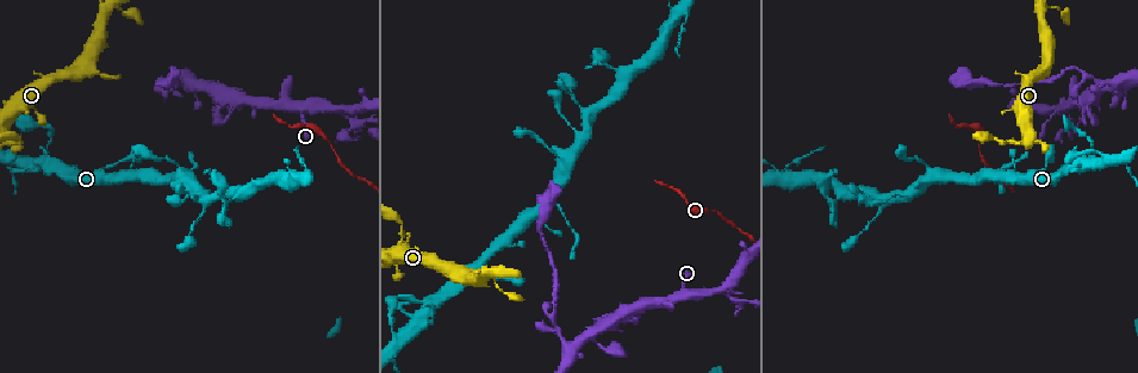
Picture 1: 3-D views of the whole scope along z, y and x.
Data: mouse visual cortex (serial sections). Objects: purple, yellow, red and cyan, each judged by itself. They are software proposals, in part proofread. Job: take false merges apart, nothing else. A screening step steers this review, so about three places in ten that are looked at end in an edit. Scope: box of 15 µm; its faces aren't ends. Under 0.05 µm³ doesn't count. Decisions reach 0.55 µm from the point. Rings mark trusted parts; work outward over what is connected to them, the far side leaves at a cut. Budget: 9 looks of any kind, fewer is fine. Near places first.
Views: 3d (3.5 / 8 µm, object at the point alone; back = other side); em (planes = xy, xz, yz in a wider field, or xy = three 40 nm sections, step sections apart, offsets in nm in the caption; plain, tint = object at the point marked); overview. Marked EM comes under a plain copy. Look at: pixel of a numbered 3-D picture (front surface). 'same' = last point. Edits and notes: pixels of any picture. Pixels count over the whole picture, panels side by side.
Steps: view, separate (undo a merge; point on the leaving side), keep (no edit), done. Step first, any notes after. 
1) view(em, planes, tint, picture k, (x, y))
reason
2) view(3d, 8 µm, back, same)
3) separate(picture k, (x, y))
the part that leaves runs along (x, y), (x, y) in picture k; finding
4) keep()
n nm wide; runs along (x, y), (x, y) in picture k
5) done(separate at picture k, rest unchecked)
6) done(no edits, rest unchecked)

view(3d, 3.5 µm, picture 1, (14, 142))
calibre changes

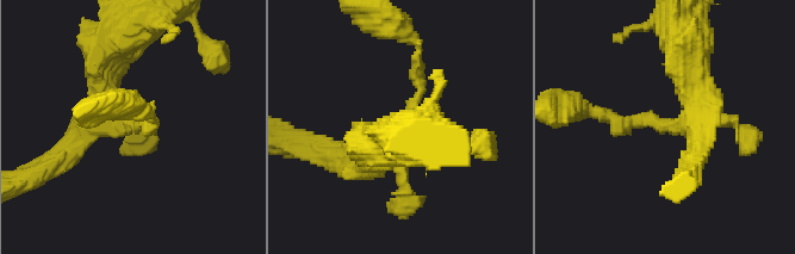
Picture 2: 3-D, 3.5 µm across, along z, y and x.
view(em, planes, tint, picture 2, (676, 126))
need the tissue

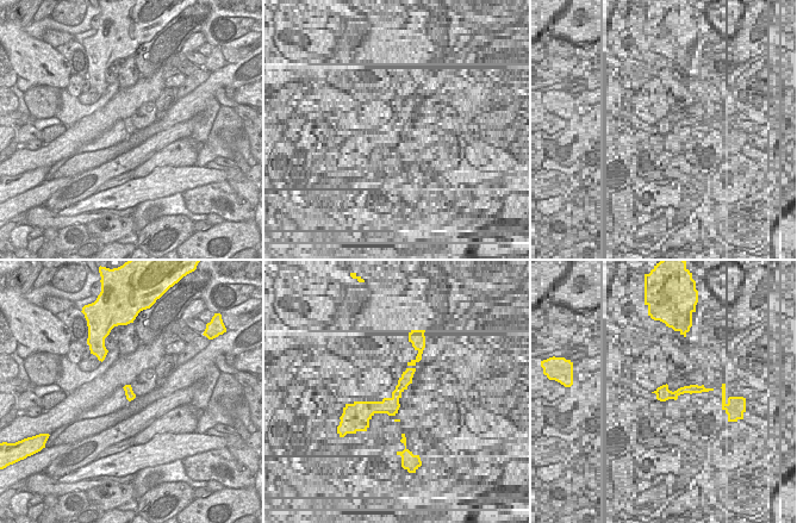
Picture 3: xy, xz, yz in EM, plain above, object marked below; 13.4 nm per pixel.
keep()
130 nm wide; runs along (694, 64), (685, 126), (612, 116) in picture 2; all the same cell

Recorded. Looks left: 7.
view(3d, 3.5 µm, picture 1, (41, 161))
three-way junction

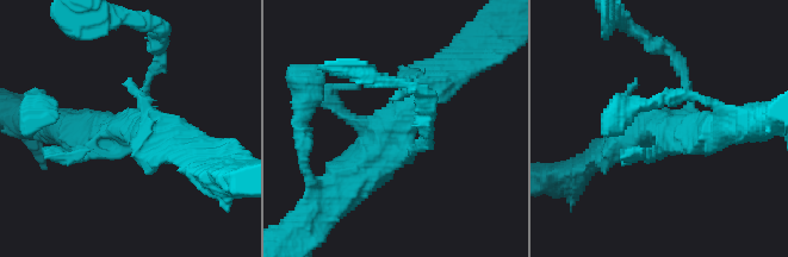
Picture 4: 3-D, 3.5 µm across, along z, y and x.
view(em, xy, step 2, tint, picture 4, (125, 132))

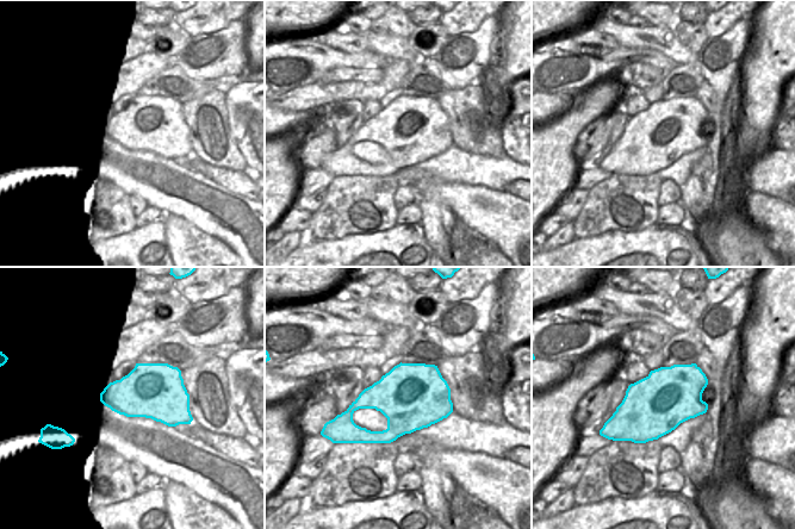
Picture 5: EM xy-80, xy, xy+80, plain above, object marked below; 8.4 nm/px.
keep()
runs along (442, 74), (343, 187) in picture 4; all the same cell

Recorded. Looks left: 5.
view(3d, 3.5 µm, picture 1, (1070, 119))
abrupt turn

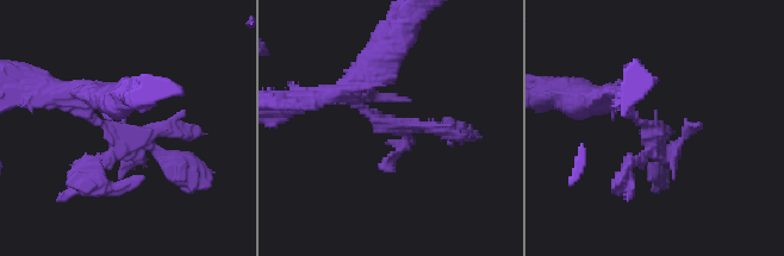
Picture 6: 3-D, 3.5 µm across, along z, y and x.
view(em, xy, step 3, tint, picture 6, (112, 133))
shape alone is not enough

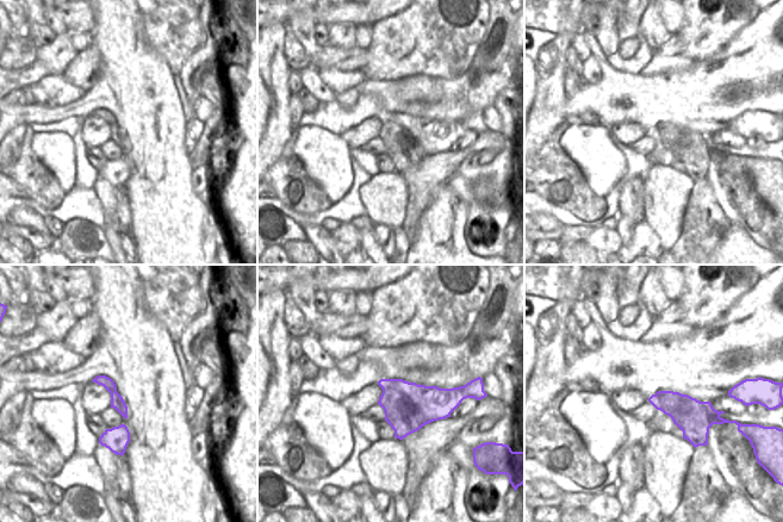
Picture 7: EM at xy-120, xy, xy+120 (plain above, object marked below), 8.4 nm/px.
keep()
all the same cell

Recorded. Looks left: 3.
view(3d, 3.5 µm, picture 1, (714, 211))
calibre changes

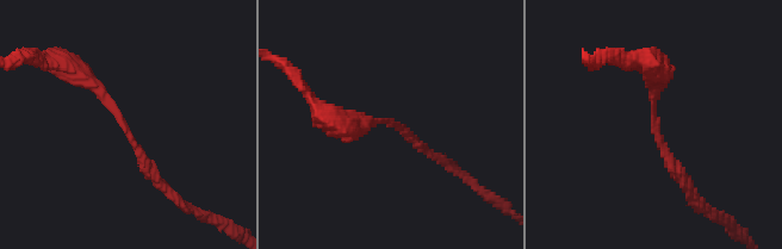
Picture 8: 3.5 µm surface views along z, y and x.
view(em, xy, step 3, tint, picture 8, (391, 121))
arms of 150, 300 nm

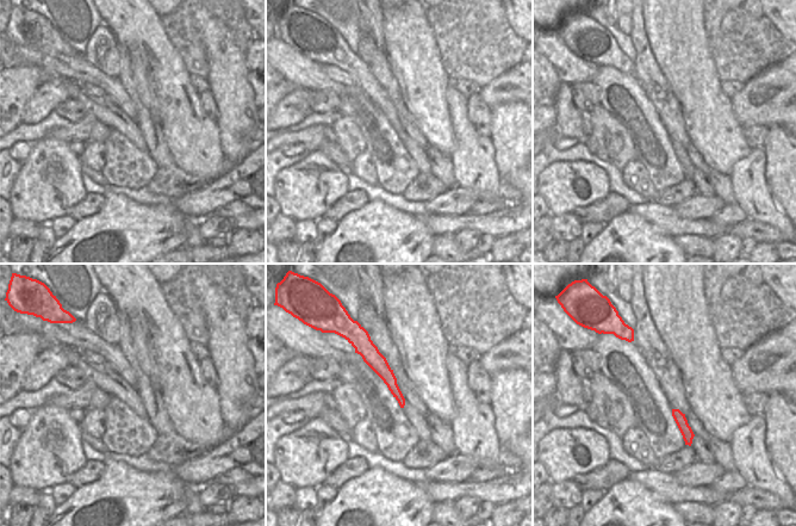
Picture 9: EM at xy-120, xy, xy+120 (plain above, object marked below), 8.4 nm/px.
keep()
130 nm wide; runs along (362, 347), (386, 373), (402, 402) in picture 9; one cell here

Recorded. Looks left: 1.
done(no edits, rest unchecked)

